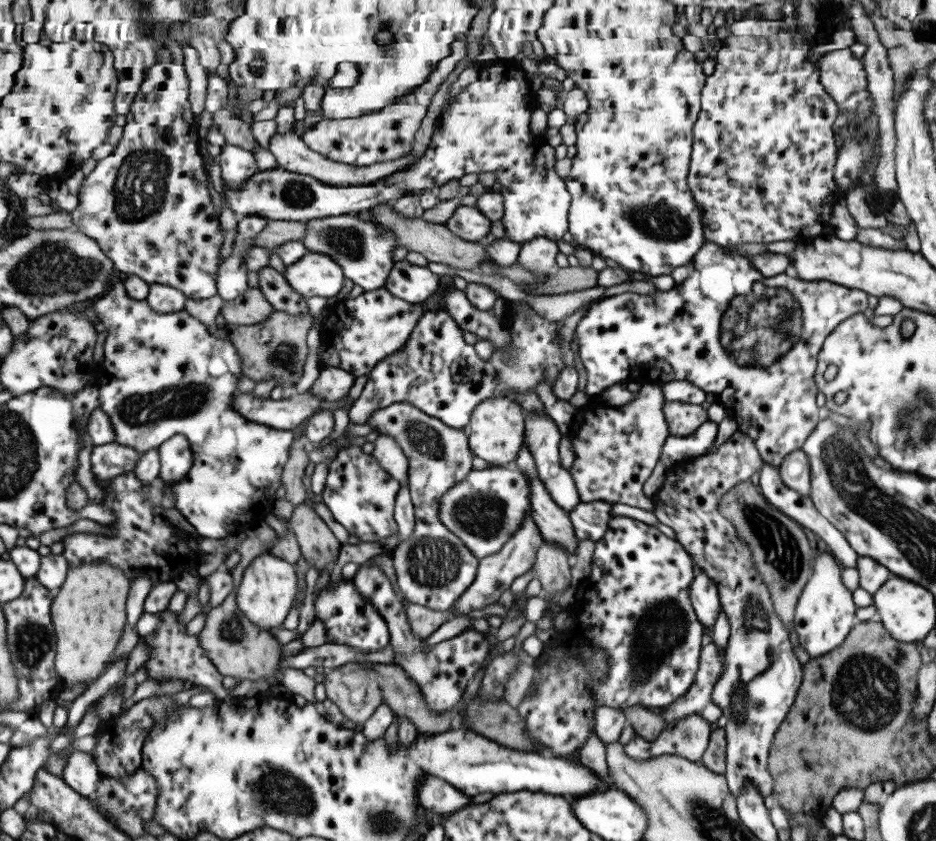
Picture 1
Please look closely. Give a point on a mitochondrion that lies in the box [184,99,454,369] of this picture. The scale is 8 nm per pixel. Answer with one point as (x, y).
(297, 194)

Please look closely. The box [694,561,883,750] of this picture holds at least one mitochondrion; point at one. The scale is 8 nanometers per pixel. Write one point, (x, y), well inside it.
(754, 616)

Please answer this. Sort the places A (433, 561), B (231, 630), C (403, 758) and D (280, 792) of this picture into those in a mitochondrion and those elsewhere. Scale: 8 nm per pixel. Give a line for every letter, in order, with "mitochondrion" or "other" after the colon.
A: mitochondrion
B: mitochondrion
C: other
D: mitochondrion

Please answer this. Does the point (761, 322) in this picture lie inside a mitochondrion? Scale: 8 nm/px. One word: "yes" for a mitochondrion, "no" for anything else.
yes

